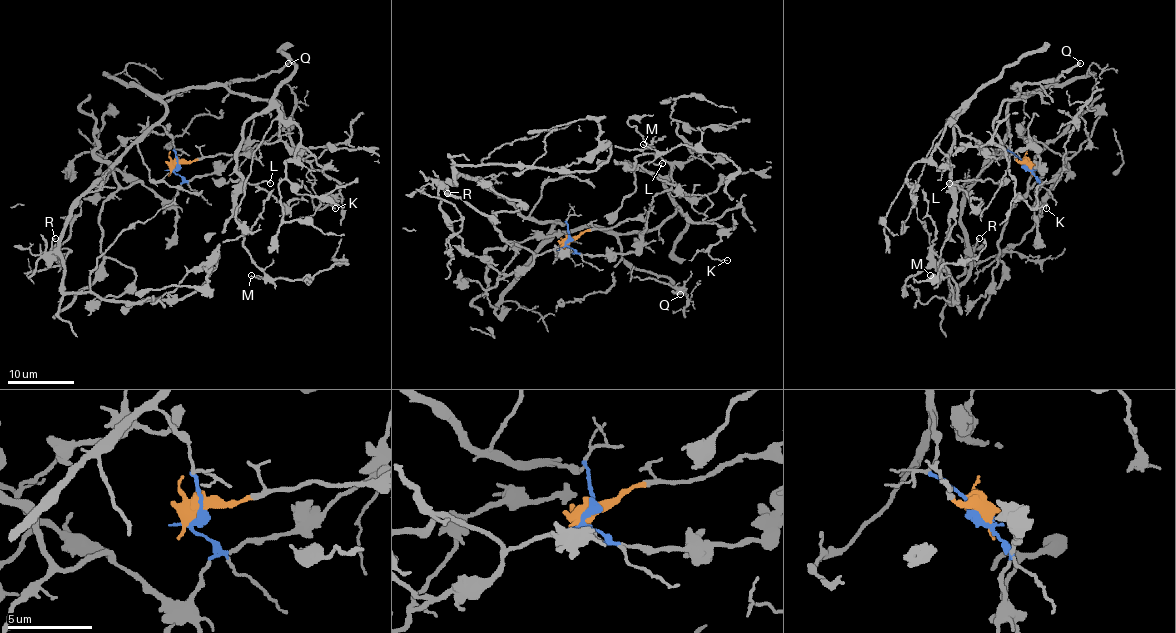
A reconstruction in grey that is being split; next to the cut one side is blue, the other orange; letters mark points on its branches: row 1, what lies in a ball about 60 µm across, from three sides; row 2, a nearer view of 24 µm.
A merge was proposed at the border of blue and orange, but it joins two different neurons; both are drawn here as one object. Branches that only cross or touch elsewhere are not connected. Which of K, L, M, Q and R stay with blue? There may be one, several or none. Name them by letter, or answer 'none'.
K, Q, R

